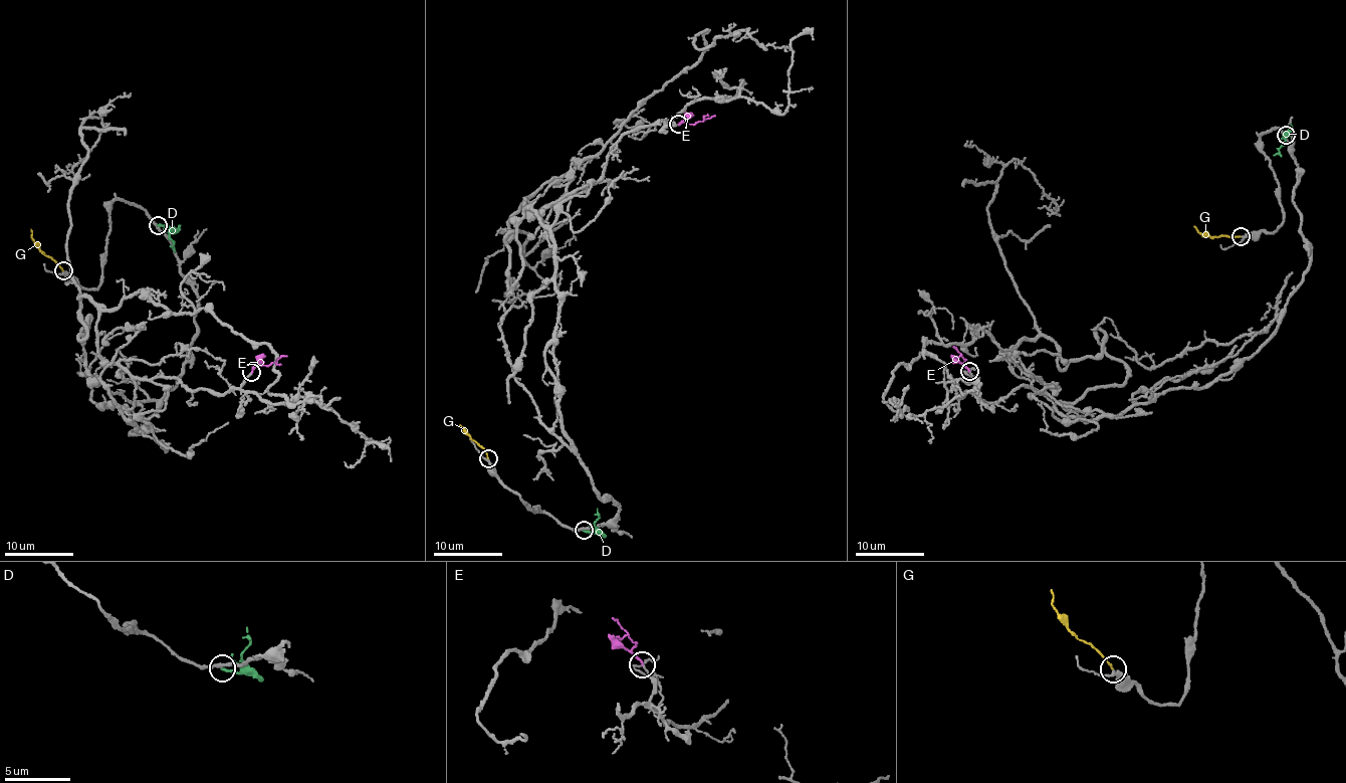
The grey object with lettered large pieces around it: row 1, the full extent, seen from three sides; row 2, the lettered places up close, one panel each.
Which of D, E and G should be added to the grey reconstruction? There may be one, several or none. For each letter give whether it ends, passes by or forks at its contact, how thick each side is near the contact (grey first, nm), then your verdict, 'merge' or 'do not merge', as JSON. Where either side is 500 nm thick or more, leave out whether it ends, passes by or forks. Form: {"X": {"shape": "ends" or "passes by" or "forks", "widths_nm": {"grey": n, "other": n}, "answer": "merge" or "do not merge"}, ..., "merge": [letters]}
{"D": {"shape": "ends", "widths_nm": {"grey": 240, "other": 240}, "answer": "do not merge"}, "E": {"shape": "ends", "widths_nm": {"grey": 130, "other": 170}, "answer": "merge"}, "G": {"shape": "ends", "widths_nm": {"grey": 170, "other": 110}, "answer": "merge"}, "merge": ["E", "G"]}

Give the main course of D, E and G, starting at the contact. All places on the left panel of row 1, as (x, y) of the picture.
D: (158, 225), (168, 229), (175, 252)
E: (251, 373), (256, 366), (268, 365), (286, 355)
G: (63, 270), (42, 252), (33, 240), (31, 229)

